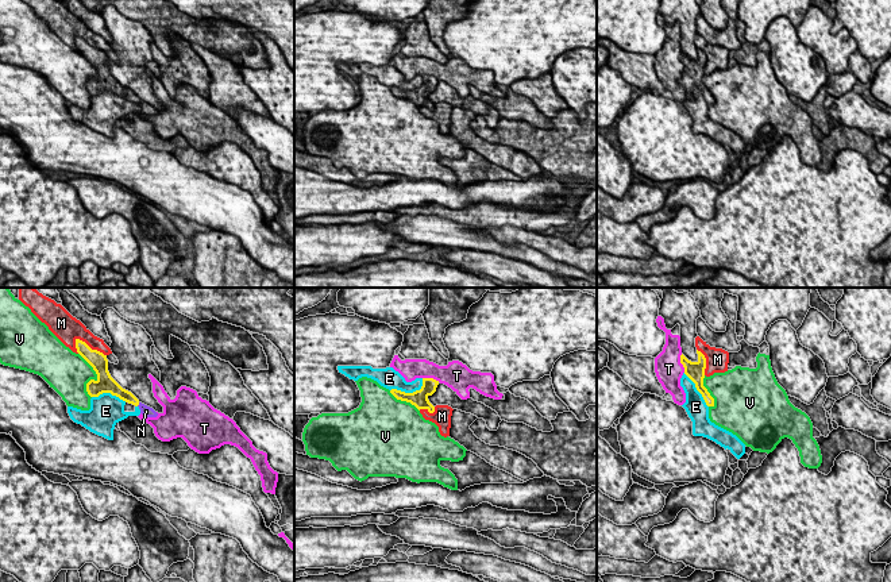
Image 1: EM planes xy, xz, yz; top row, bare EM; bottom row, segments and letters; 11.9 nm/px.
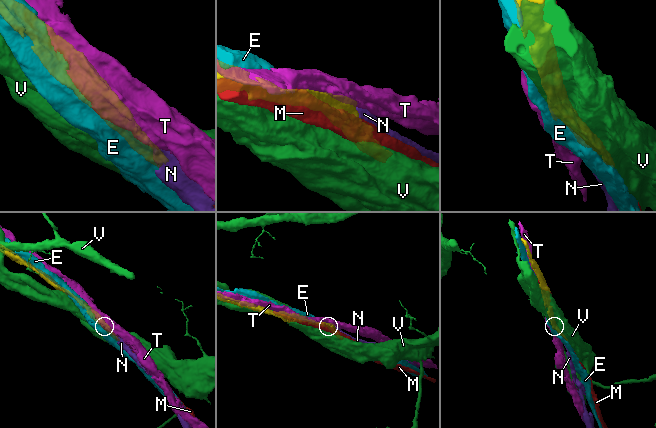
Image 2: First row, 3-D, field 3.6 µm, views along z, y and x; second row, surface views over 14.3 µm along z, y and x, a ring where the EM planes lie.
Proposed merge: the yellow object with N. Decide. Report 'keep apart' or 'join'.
join

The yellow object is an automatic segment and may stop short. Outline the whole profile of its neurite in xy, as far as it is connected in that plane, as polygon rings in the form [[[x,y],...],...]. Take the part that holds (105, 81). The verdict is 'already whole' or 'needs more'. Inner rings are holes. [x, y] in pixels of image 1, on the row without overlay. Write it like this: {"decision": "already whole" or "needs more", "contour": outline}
{"decision": "needs more", "contour": [[[76,36],[77,50],[93,65],[97,72],[97,77],[90,77],[86,81],[86,89],[90,95],[99,95],[103,90],[111,90],[120,97],[132,101],[140,107],[144,115],[157,115],[158,111],[142,101],[131,89],[123,86],[108,69],[107,53],[97,47],[92,47],[85,39]]]}

